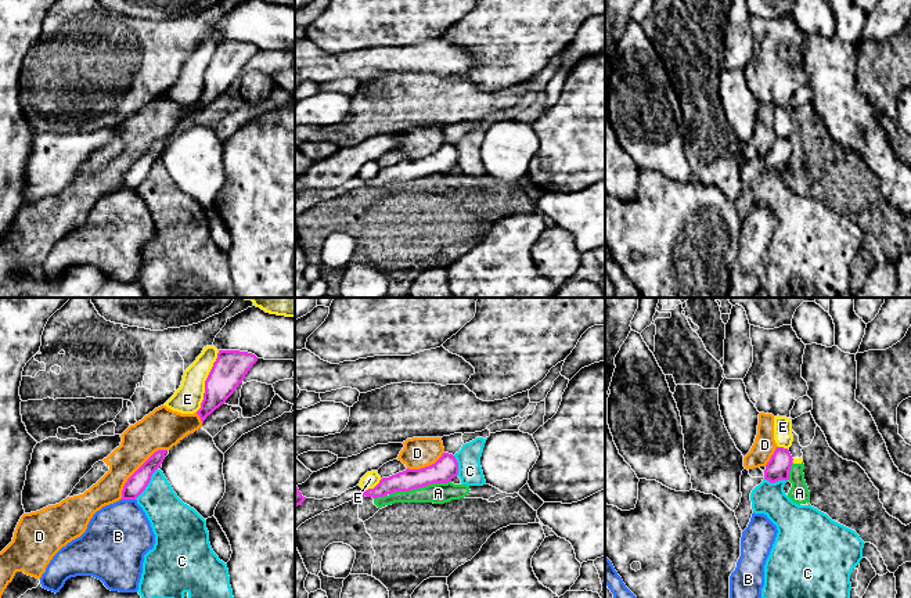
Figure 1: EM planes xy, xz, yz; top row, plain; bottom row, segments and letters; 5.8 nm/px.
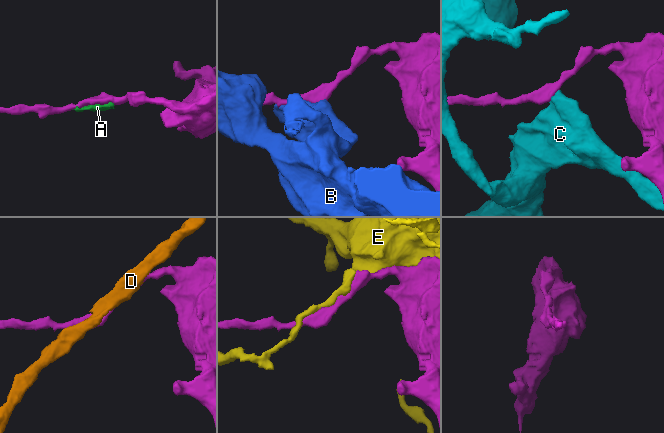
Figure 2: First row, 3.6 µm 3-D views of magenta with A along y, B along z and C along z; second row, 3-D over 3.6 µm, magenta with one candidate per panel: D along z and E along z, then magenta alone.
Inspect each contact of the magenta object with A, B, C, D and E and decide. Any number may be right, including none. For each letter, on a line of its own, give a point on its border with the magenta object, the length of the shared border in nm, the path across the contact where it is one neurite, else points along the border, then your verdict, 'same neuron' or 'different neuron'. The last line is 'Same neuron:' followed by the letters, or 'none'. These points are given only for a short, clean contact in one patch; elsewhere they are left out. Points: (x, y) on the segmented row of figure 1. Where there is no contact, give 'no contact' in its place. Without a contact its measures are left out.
A: meets magenta in xz at (420, 486); contact 360 nm long; different neuron
B: meets magenta in xy at (128, 499); contact 90 nm long; different neuron
C: meets magenta in xy at (148, 482); contact 220 nm long; different neuron
D: meets magenta in xy at (137, 469); contact 400 nm long; different neuron
E: meets magenta in xy at (205, 381); contact 380 nm long; different neuron
Same neuron: none

